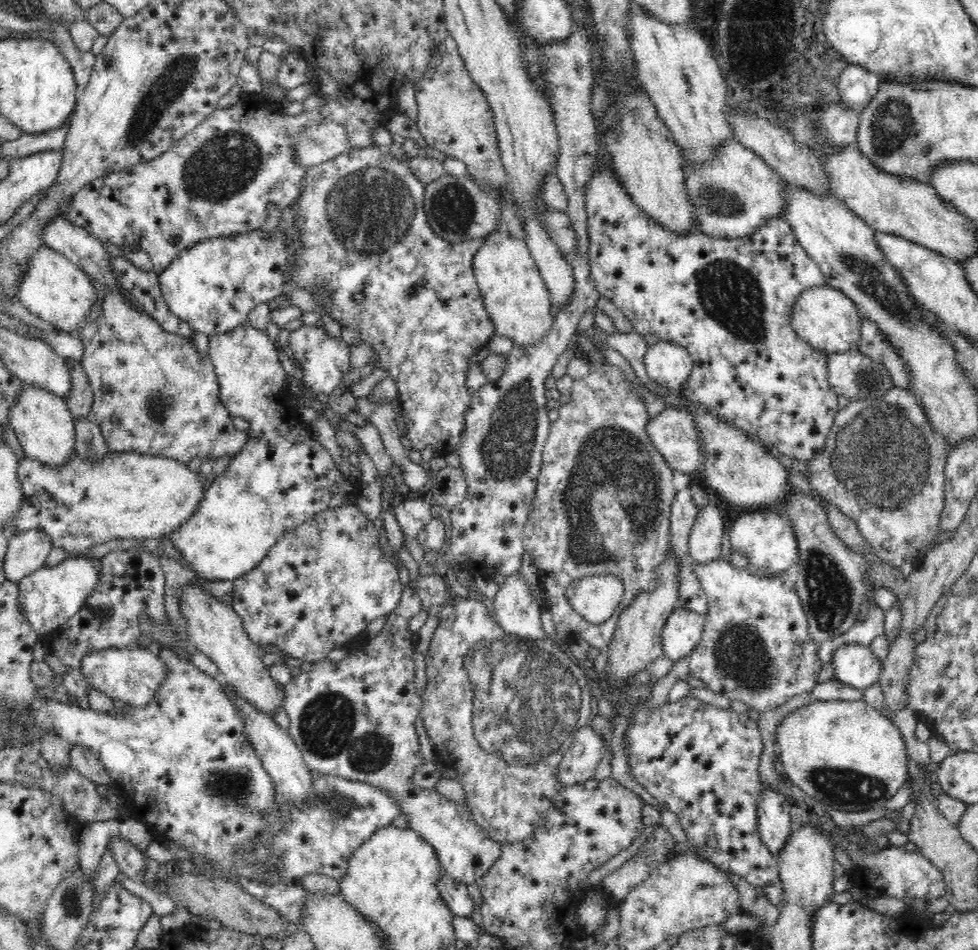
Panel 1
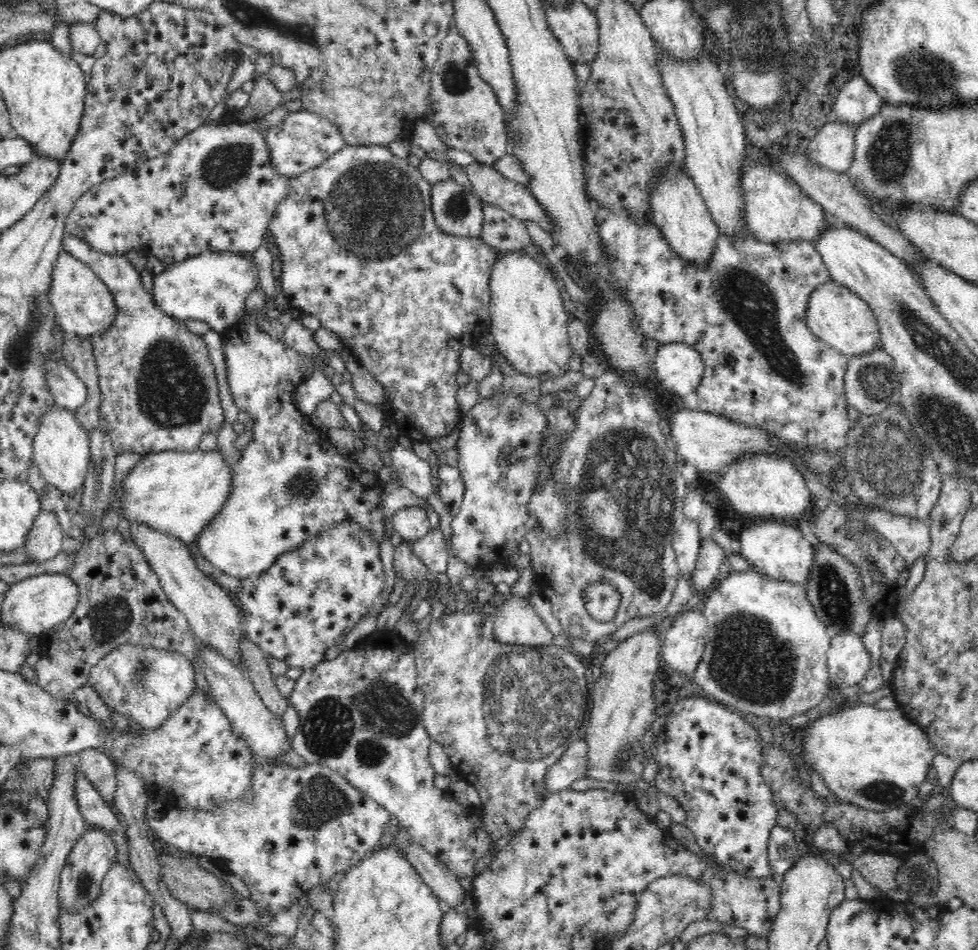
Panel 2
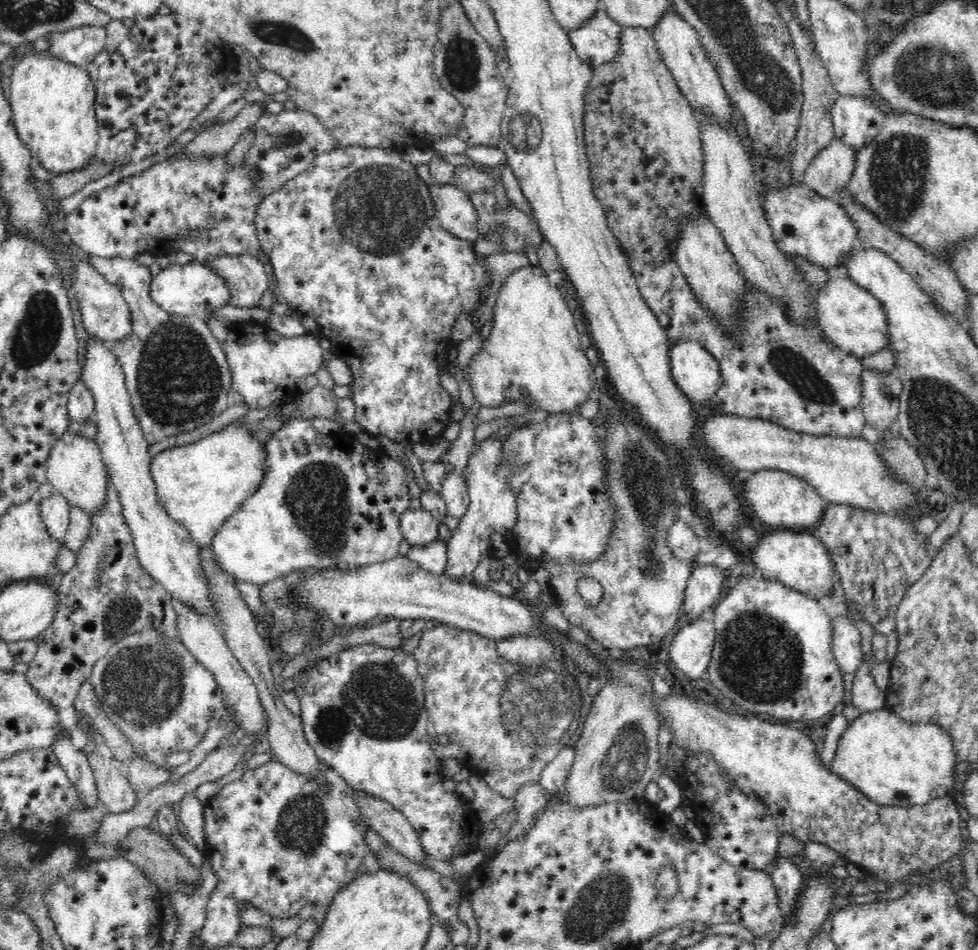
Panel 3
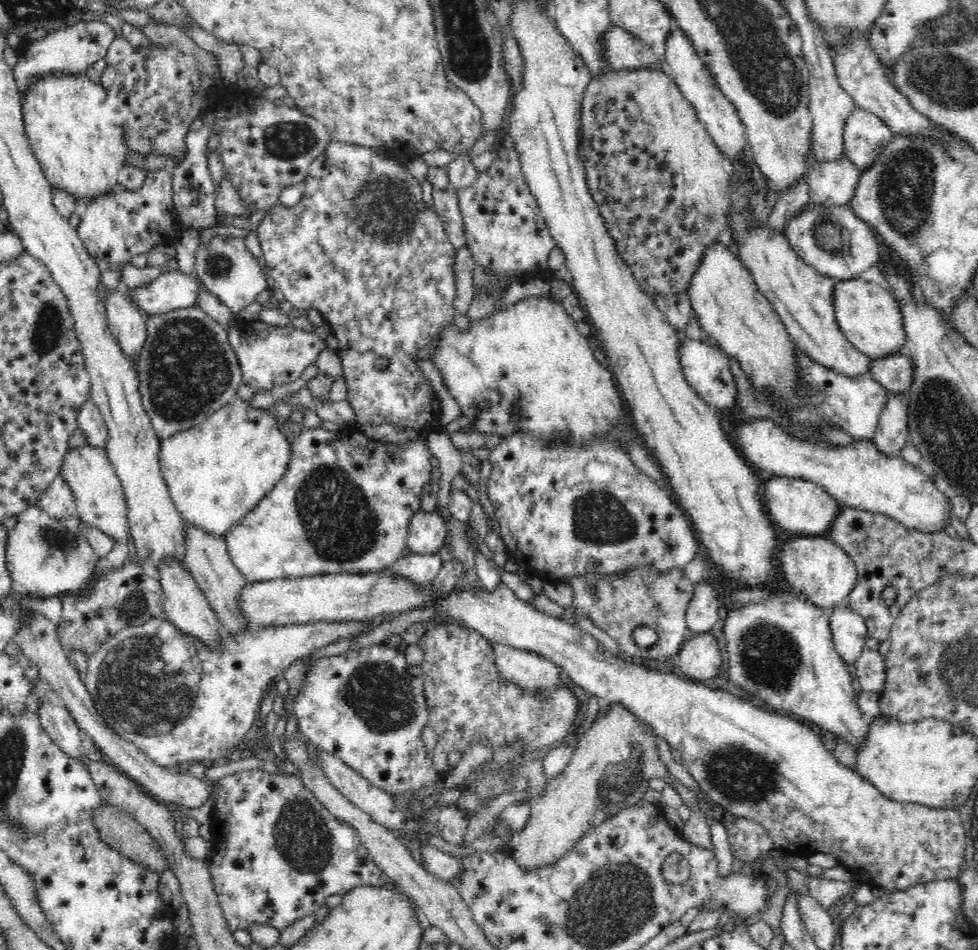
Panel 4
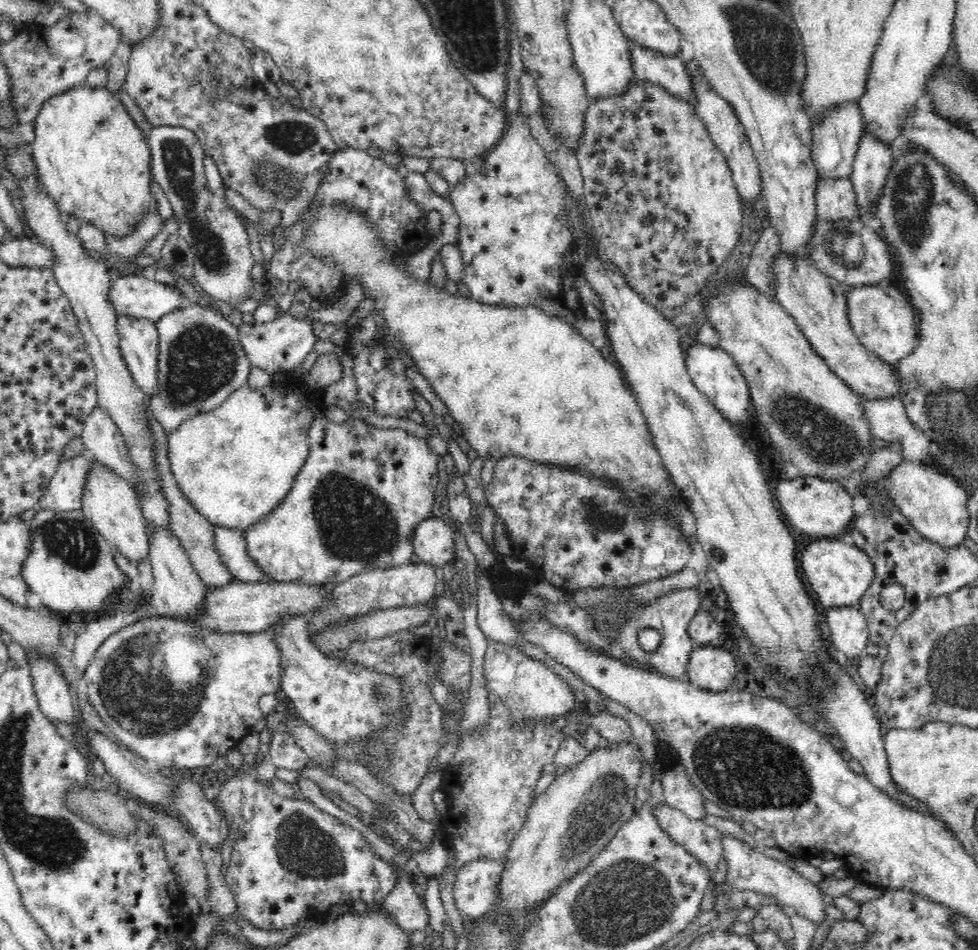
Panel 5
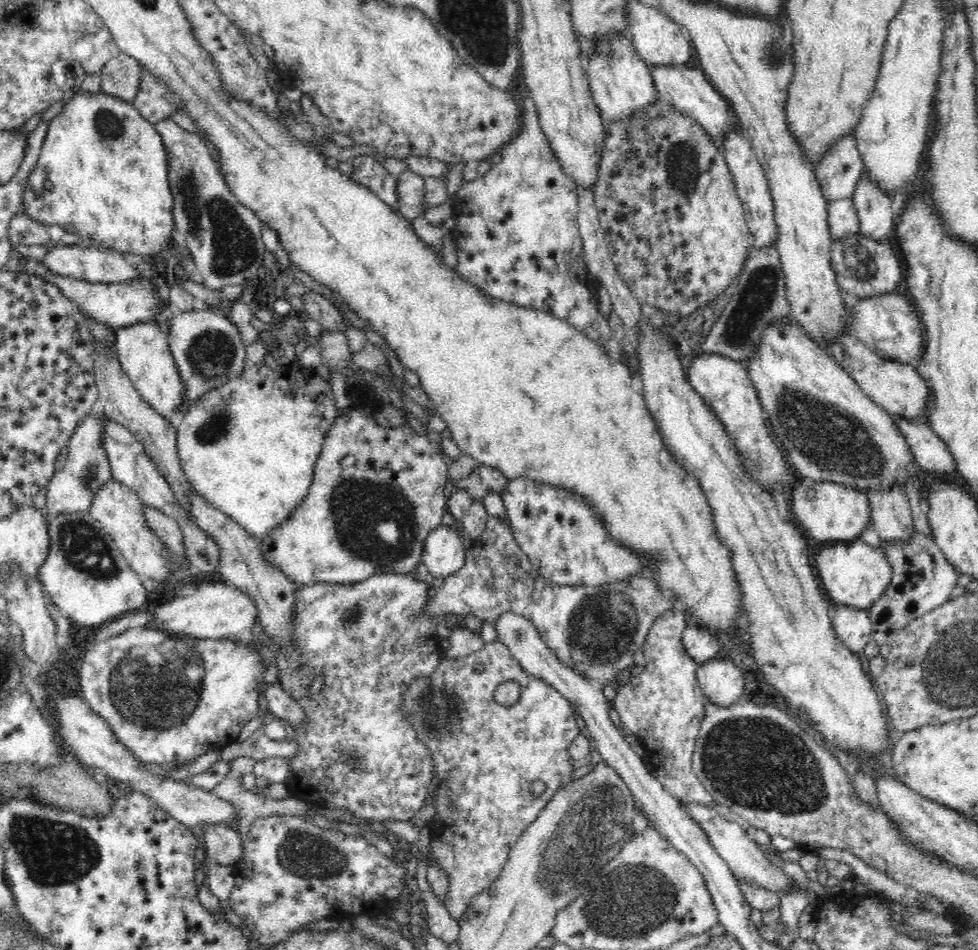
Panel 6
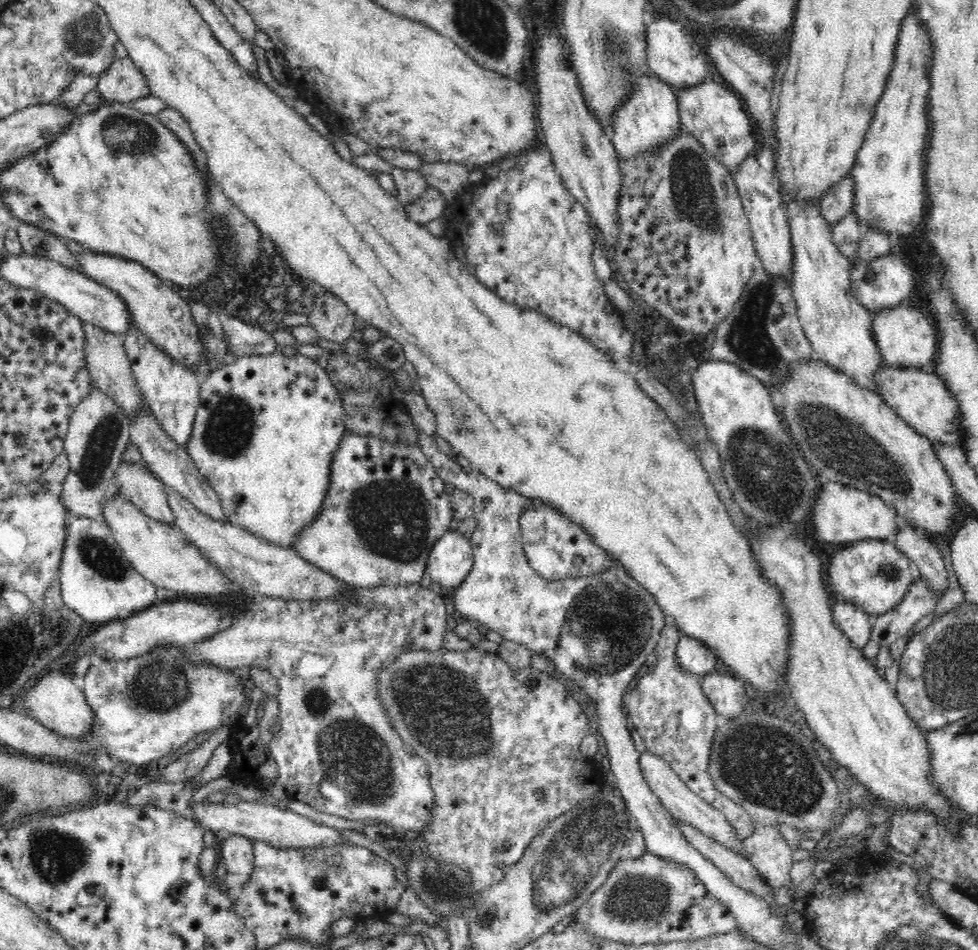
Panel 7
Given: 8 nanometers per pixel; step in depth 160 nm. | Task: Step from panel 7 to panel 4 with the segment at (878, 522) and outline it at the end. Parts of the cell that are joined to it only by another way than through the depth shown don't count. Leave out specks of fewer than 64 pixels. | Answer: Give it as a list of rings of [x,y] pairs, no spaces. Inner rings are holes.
[[[776,477],[764,479],[760,488],[764,508],[772,524],[800,534],[826,534],[842,504],[832,498],[825,488],[802,478]]]

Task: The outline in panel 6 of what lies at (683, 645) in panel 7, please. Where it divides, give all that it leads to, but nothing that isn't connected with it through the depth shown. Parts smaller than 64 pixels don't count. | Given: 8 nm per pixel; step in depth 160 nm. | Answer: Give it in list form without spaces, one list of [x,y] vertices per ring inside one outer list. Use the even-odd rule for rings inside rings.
[[[688,626],[683,633],[682,643],[686,647],[686,653],[699,664],[704,664],[717,658],[720,652],[720,644],[718,643],[716,634],[701,628],[700,626]]]

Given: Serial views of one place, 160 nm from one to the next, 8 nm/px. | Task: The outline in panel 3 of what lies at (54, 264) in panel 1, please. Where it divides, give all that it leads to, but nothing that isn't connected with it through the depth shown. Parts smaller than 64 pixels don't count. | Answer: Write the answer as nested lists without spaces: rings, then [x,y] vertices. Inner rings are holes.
[[[80,260],[73,265],[73,285],[69,292],[74,295],[79,306],[82,324],[93,338],[113,342],[122,340],[132,332],[132,317],[122,291],[108,282],[89,262]]]

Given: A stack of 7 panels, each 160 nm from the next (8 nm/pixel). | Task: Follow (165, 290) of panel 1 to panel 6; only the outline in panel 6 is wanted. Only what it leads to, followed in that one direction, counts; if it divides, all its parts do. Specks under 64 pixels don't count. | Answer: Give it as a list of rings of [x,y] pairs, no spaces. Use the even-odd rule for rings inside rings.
[[[18,257],[15,258],[14,264],[24,271],[28,271],[28,273],[34,273],[34,275],[42,277],[44,281],[56,285],[72,303],[78,305],[78,308],[87,317],[92,317],[94,321],[106,324],[106,327],[110,327],[110,329],[116,330],[136,323],[150,321],[160,312],[162,299],[156,293],[157,287],[150,279],[144,277],[138,277],[135,281],[128,281],[127,283],[90,283],[68,276],[52,274],[42,265],[42,262],[33,259]]]

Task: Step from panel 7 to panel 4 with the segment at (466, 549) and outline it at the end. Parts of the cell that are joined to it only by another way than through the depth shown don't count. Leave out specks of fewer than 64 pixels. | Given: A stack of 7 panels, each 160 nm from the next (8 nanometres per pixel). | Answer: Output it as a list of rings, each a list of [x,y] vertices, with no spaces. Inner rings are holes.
[[[418,511],[410,519],[407,546],[416,554],[438,553],[445,543],[446,535],[447,526],[437,511]]]

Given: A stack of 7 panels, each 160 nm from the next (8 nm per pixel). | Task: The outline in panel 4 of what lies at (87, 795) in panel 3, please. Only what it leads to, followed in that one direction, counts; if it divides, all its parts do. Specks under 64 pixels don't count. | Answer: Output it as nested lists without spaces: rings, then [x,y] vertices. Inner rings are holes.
[[[61,701],[44,702],[38,709],[42,728],[49,734],[50,739],[64,751],[64,754],[78,762],[88,762],[82,752],[82,740],[80,740],[80,728],[72,718],[71,713],[66,710]]]

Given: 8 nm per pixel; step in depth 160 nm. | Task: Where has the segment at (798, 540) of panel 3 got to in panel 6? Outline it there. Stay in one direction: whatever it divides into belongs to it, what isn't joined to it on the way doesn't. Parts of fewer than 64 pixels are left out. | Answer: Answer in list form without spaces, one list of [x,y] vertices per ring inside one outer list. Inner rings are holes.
[[[836,542],[832,546],[822,546],[813,557],[813,566],[818,570],[820,582],[824,584],[828,596],[834,600],[834,605],[845,605],[862,610],[868,610],[886,594],[892,578],[892,567],[881,549],[864,543]]]

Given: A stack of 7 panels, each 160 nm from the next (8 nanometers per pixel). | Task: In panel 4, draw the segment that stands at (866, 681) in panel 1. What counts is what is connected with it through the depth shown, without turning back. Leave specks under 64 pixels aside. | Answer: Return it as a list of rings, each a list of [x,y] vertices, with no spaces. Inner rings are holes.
[[[847,605],[833,608],[829,621],[836,652],[844,663],[853,664],[860,658],[868,637],[866,621]]]

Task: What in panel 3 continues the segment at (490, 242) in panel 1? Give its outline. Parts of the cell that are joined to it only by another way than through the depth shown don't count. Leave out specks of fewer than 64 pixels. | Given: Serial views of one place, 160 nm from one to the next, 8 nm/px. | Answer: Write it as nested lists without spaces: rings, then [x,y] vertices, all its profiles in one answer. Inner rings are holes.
[[[531,265],[519,268],[518,270],[514,270],[510,276],[508,276],[504,286],[501,288],[499,295],[497,296],[497,301],[495,302],[495,307],[493,310],[493,318],[494,324],[489,334],[489,337],[483,341],[482,348],[478,350],[478,354],[474,354],[474,358],[472,358],[472,362],[466,366],[466,370],[463,371],[461,376],[457,375],[458,378],[465,378],[469,380],[472,391],[474,392],[474,398],[477,400],[482,407],[497,407],[505,402],[517,401],[526,398],[526,400],[536,401],[536,410],[544,409],[548,411],[548,414],[552,413],[565,413],[565,412],[576,412],[576,406],[578,404],[582,404],[590,398],[594,400],[600,400],[601,393],[599,392],[599,385],[601,382],[596,382],[594,376],[594,367],[591,365],[593,359],[591,355],[586,350],[583,350],[580,347],[580,334],[576,329],[576,322],[574,321],[573,313],[568,308],[568,302],[564,299],[562,295],[562,291],[560,291],[560,287],[552,286],[550,284],[550,280],[546,277],[546,269],[544,265]]]

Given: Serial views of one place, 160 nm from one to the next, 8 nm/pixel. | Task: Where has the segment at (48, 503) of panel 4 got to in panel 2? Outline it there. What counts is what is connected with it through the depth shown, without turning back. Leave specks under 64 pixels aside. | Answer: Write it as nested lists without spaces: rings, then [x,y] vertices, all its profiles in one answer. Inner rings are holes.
[[[41,510],[21,546],[30,562],[52,560],[63,551],[61,546],[64,534],[61,530],[57,516],[53,512]]]

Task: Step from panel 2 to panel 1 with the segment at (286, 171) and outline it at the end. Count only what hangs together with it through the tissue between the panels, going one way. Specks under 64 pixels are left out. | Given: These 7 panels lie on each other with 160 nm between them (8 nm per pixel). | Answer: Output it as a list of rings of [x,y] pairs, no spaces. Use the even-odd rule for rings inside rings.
[[[325,119],[324,123],[313,125],[302,133],[299,133],[299,138],[295,138],[293,146],[297,150],[294,161],[298,161],[302,167],[306,167],[307,169],[332,160],[332,158],[347,152],[351,148],[350,137],[347,134],[346,128],[329,119]]]

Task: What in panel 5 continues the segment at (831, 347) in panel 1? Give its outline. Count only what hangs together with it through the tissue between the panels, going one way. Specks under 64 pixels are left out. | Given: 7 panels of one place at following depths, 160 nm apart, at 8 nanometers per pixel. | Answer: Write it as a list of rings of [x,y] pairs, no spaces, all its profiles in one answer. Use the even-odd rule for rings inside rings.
[[[888,282],[874,283],[849,287],[846,293],[849,323],[866,350],[892,365],[916,348],[918,325],[915,308],[898,288]]]

